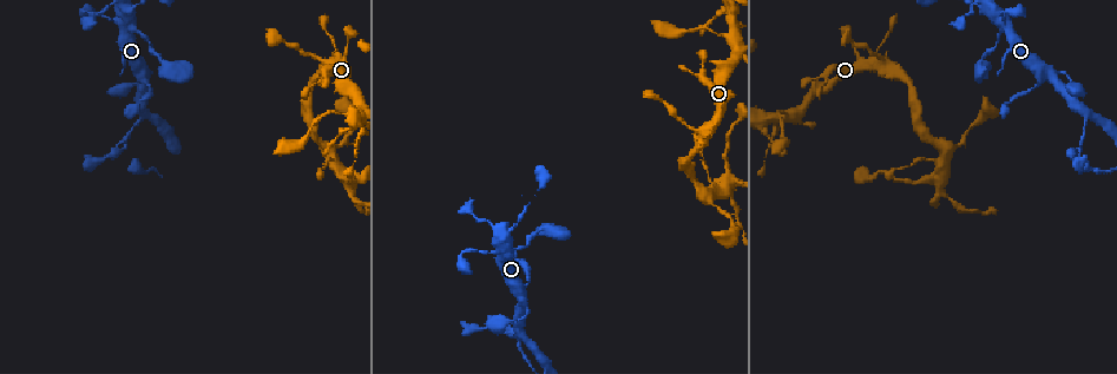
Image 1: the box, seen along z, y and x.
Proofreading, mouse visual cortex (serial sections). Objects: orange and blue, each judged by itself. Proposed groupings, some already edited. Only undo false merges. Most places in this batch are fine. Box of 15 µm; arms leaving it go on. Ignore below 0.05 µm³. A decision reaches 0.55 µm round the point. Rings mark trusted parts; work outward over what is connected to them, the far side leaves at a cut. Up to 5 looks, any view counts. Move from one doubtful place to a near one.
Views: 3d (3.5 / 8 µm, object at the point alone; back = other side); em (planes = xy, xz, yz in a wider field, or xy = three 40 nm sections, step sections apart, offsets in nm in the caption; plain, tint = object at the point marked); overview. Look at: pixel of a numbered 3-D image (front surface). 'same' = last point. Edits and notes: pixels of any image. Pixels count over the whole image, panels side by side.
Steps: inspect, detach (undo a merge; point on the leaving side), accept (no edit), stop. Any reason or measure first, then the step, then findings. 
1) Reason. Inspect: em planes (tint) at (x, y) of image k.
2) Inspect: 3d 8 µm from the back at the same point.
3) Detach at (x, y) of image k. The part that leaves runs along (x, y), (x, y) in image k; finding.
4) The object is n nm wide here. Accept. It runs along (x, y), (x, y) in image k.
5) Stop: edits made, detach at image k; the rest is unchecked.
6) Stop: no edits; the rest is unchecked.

A fork. Inspect: 3d 3.5 µm at (123, 144) of image 1.

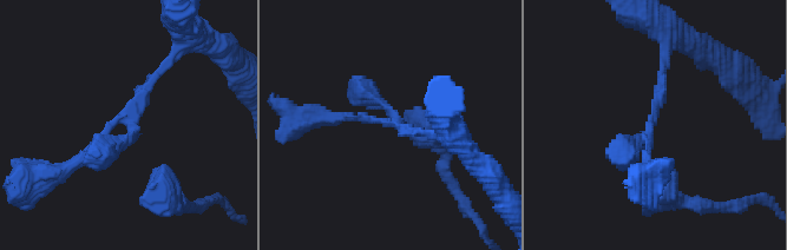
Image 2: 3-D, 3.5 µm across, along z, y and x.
Shape alone is not enough. Inspect: em xy step 2 (tint) at (392, 121) of image 2.

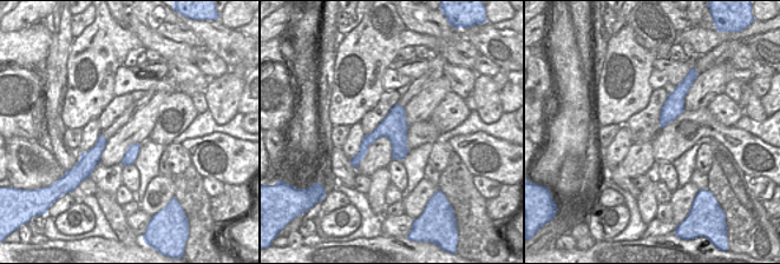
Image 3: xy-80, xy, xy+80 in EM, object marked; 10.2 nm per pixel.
Accept. It runs along (171, 59), (135, 113), (113, 120), (73, 164) in image 2; all the same cell.

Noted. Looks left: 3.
Sharp bend. Inspect: 3d 3.5 µm at (87, 13) of image 1.

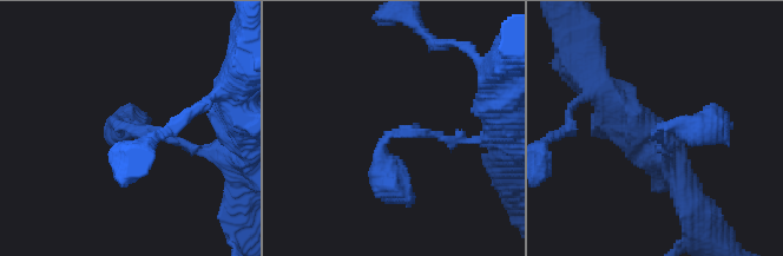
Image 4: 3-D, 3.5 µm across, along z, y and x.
The arms are 150, 350 nm wide; need the tissue. Inspect: em xy step 1 (tint) at (130, 130) of image 4.

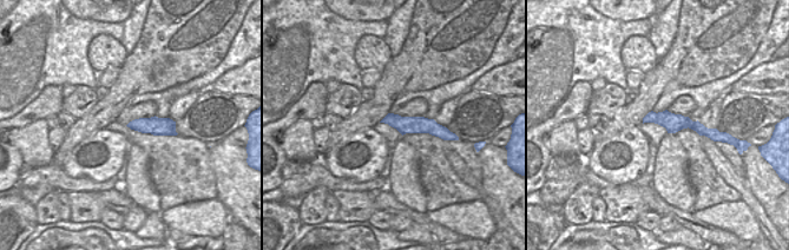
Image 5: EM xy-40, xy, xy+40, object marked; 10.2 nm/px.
Inspect: em xy step 2 (tint) at the same point.

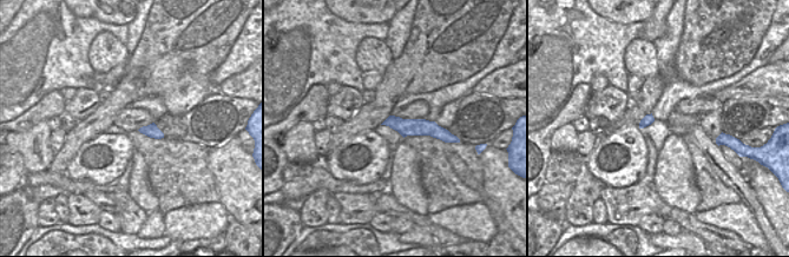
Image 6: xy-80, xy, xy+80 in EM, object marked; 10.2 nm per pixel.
The object is 170 nm wide here. Accept. It runs along (665, 151), (662, 125), (725, 122) in image 4; all the same cell.

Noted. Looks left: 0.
Stop: no edits; the rest is unchecked.

